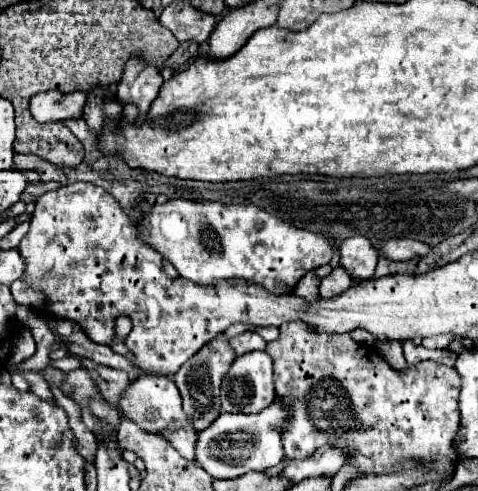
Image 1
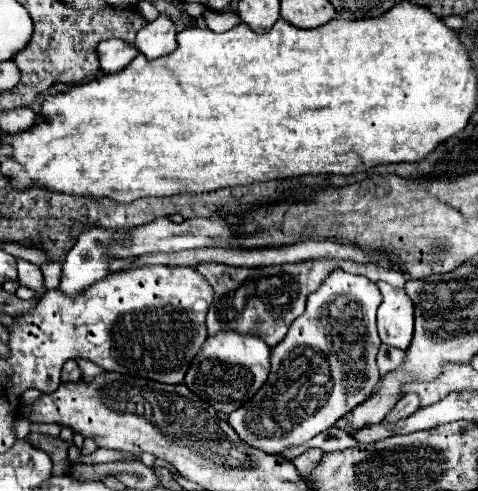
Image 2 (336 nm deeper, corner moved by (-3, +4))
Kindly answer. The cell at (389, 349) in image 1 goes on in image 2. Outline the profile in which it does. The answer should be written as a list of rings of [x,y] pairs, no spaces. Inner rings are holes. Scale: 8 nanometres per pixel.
[[[377,282],[383,304],[377,312],[377,330],[383,344],[405,350],[411,344],[414,331],[414,305],[405,290],[393,288],[387,282]]]

